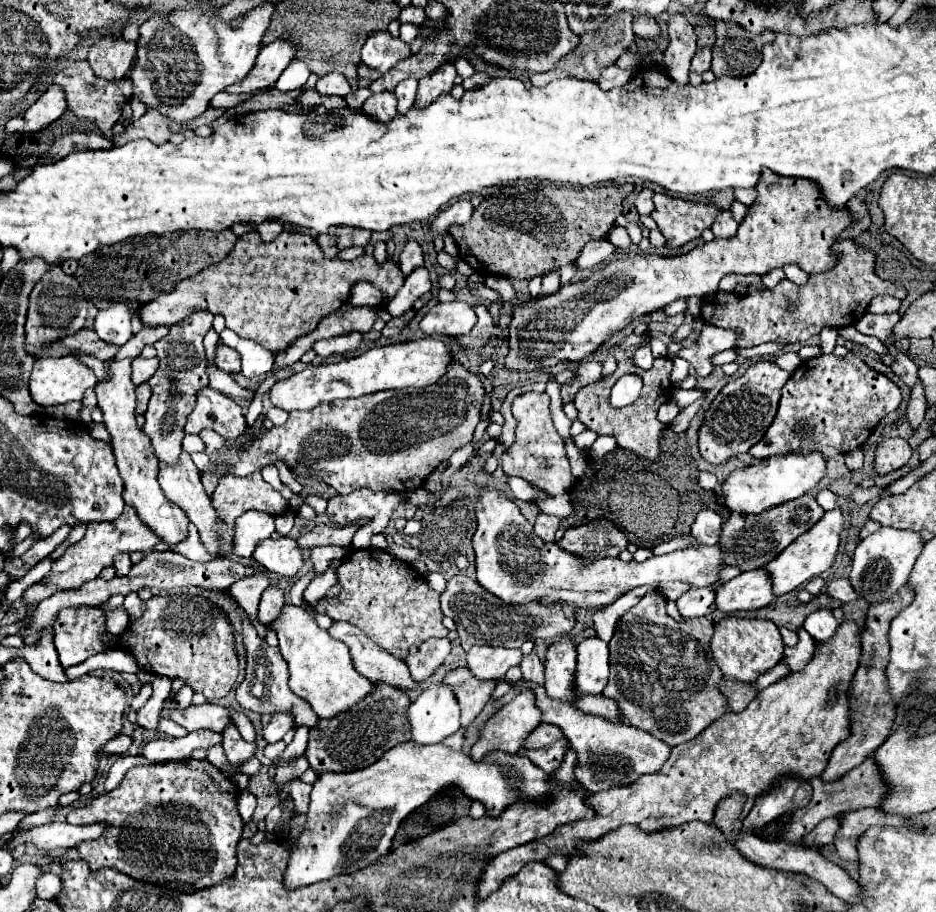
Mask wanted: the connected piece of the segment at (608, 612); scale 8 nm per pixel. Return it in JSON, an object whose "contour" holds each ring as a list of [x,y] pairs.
{"contour":[[[652,584],[652,586],[638,586],[638,588],[630,590],[630,592],[626,592],[624,596],[620,596],[616,602],[604,606],[602,610],[596,610],[592,614],[592,622],[594,622],[592,628],[596,630],[596,636],[600,640],[604,640],[604,642],[610,642],[618,618],[624,612],[628,612],[632,606],[636,606],[636,602],[640,602],[642,594],[646,594],[648,590],[656,590],[656,584]]]}

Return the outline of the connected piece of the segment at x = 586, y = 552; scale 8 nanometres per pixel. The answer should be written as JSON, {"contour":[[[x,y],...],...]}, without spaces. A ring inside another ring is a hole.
{"contour":[[[598,518],[590,524],[566,530],[566,536],[558,540],[558,546],[584,560],[600,560],[618,556],[626,550],[626,536],[606,518]]]}

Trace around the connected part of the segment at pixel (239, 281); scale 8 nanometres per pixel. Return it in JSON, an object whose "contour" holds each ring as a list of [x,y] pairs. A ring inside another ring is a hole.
{"contour":[[[284,230],[274,242],[266,244],[260,240],[258,232],[250,232],[250,234],[244,234],[238,238],[232,254],[228,254],[228,258],[224,258],[220,264],[208,266],[208,268],[200,270],[198,274],[194,274],[192,278],[178,282],[174,292],[158,296],[152,302],[148,302],[146,306],[142,306],[138,310],[138,316],[140,316],[142,324],[148,328],[156,328],[156,326],[170,328],[176,322],[182,322],[184,318],[188,318],[194,310],[208,310],[212,314],[222,314],[226,320],[226,328],[234,330],[238,336],[250,338],[250,340],[262,344],[266,350],[276,354],[276,352],[286,350],[296,338],[312,332],[324,316],[336,312],[342,304],[346,304],[350,298],[350,290],[358,280],[366,280],[366,282],[374,284],[388,296],[388,300],[400,290],[400,286],[404,282],[398,266],[392,260],[388,260],[382,268],[376,264],[374,256],[368,256],[368,254],[364,254],[356,260],[350,260],[350,262],[340,260],[340,258],[328,260],[322,256],[322,250],[316,244],[316,240],[308,234]]]}

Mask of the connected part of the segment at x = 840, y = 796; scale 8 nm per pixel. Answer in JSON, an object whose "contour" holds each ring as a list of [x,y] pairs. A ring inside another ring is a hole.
{"contour":[[[866,758],[860,766],[846,772],[842,778],[838,778],[834,782],[824,782],[822,778],[812,778],[810,784],[814,790],[810,804],[806,808],[796,810],[796,814],[792,814],[792,818],[790,818],[792,822],[786,826],[784,840],[794,842],[794,844],[800,844],[800,838],[804,834],[808,834],[820,820],[830,818],[830,816],[838,816],[840,812],[848,812],[848,808],[868,808],[868,806],[882,808],[882,800],[886,798],[886,794],[890,790],[874,758]]]}

